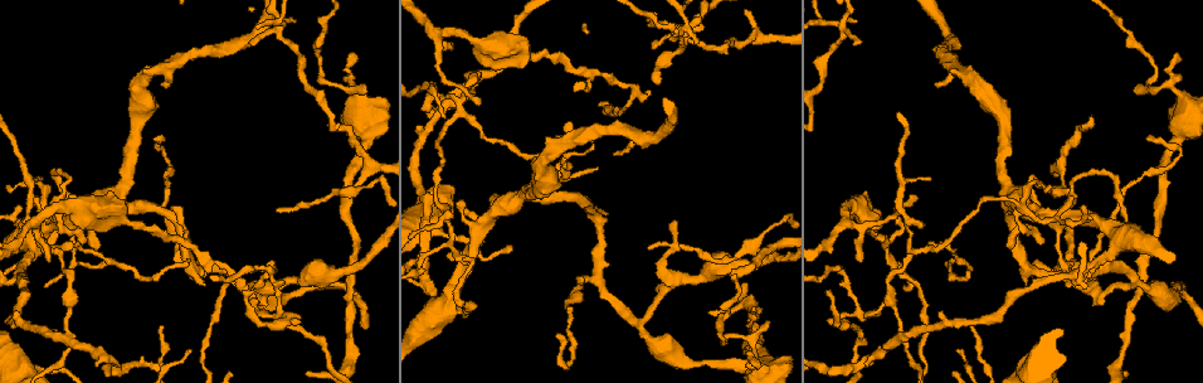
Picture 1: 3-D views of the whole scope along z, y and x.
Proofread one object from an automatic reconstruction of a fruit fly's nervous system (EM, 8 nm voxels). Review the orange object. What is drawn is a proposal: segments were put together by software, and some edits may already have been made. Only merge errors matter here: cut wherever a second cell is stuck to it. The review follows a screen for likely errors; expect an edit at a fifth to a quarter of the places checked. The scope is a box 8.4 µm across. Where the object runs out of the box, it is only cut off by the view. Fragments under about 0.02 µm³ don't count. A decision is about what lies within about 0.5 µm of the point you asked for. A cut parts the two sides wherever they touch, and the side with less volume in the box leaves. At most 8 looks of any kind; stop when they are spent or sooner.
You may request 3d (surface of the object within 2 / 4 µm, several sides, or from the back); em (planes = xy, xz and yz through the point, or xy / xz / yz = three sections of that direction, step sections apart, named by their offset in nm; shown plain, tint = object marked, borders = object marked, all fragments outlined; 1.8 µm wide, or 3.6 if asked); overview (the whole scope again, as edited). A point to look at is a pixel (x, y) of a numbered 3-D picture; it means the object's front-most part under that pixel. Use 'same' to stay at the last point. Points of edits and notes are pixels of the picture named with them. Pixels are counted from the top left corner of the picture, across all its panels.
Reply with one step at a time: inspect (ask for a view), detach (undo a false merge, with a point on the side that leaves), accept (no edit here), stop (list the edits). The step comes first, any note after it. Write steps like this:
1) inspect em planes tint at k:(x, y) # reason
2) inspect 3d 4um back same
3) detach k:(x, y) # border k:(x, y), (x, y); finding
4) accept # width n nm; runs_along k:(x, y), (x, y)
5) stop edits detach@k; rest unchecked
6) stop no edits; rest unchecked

inspect em planes plain at 1:(842, 27) # four or more arms meet

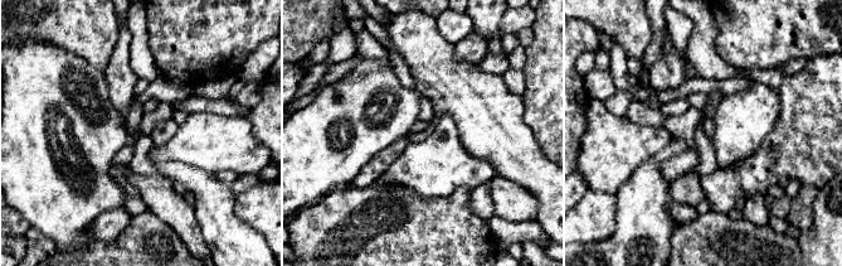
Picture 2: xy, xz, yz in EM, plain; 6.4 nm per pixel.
inspect em planes tint same

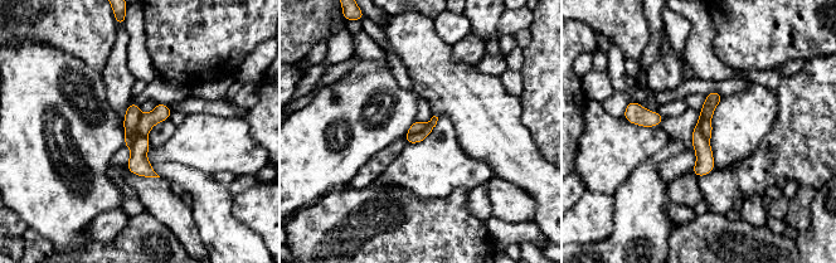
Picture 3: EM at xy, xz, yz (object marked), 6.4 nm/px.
detach 3:(706, 128) # border 3:(703, 118), (700, 131), (708, 141); two cells meet here

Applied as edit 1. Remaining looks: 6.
inspect overview # see it whole again

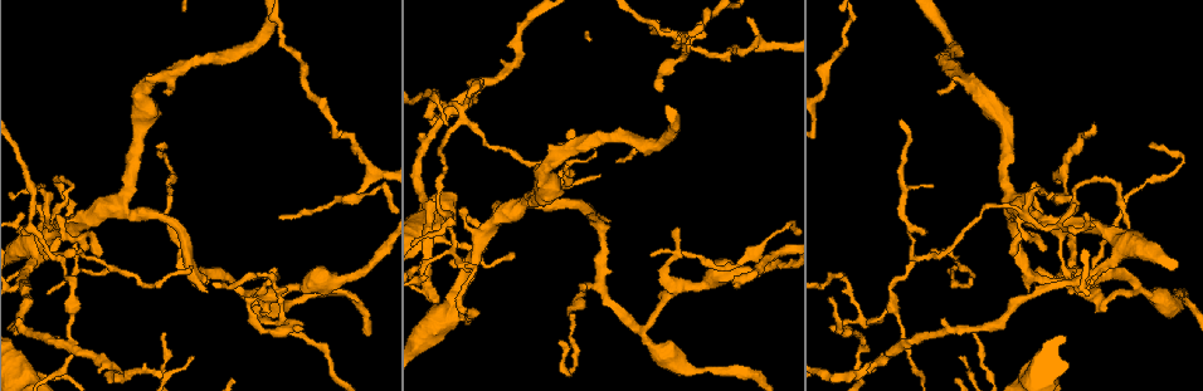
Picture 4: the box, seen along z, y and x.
inspect 3d 4um at 4:(1095, 292) # branch point

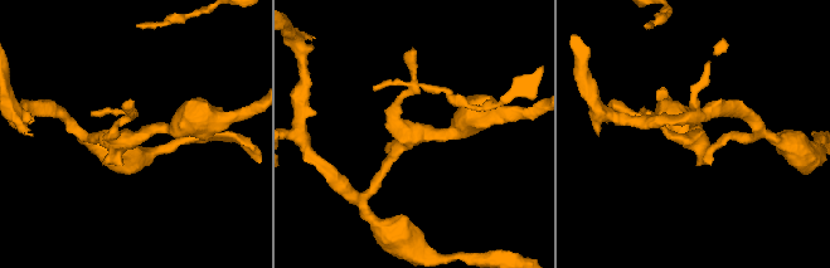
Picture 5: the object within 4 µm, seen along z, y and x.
inspect em yz step 4 tint at 5:(409, 137)

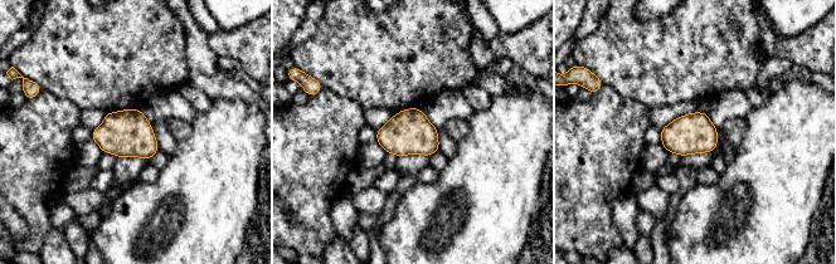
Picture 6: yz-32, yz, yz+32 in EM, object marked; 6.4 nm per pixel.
inspect em planes tint same

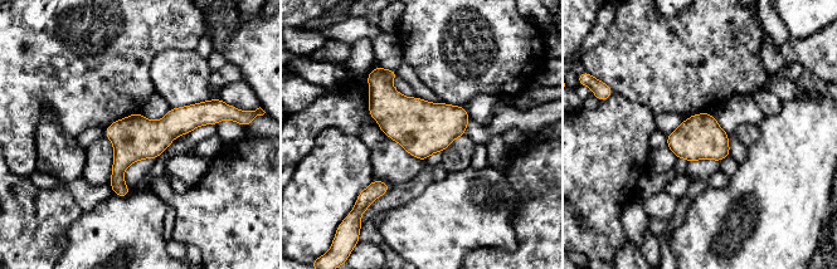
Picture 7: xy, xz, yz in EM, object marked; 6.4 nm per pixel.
accept # runs_along 7:(213, 117), (146, 138), (118, 166), (116, 190); continuous, no second cell

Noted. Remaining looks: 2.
inspect em planes tint at 4:(63, 345) # four-way junction

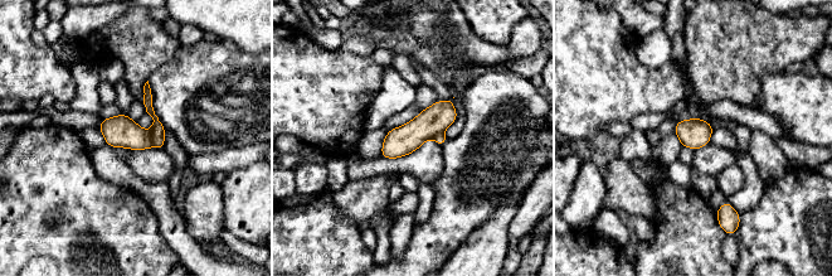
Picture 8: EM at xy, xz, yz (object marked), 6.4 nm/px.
detach 8:(157, 130) # part_leaving 8:(146, 88), (160, 145); a second cell is stuck on

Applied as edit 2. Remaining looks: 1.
stop edits detach@3, detach@8; rest unchecked

